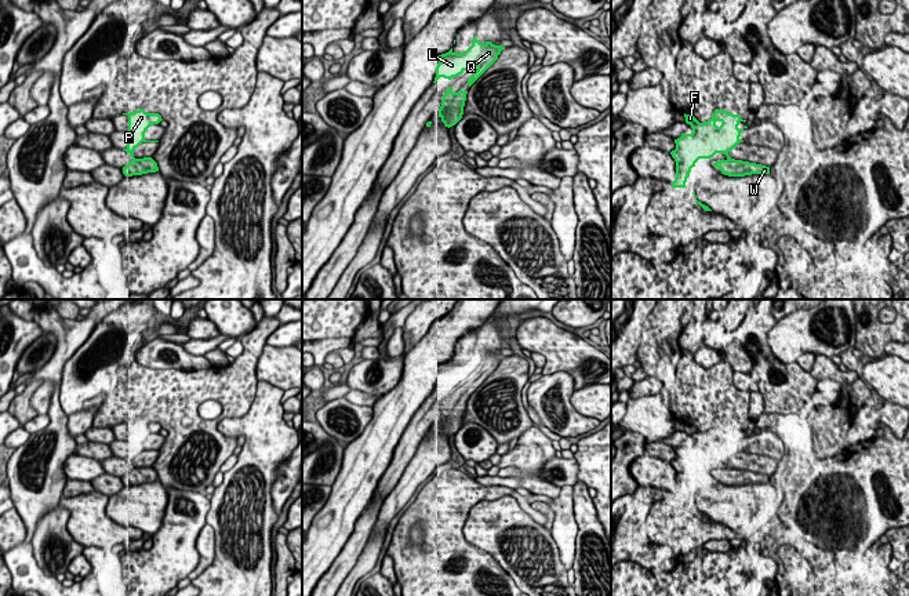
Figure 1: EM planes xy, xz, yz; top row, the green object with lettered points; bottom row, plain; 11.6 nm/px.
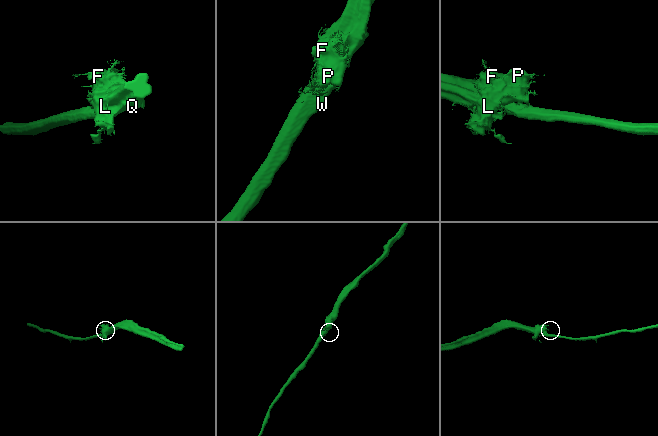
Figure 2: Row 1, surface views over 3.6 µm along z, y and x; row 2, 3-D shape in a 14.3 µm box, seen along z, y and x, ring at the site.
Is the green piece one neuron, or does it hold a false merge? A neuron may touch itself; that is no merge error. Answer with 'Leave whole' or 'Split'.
Leave whole

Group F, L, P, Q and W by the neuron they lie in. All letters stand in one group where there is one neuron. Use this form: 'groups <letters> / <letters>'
groups F L P Q W

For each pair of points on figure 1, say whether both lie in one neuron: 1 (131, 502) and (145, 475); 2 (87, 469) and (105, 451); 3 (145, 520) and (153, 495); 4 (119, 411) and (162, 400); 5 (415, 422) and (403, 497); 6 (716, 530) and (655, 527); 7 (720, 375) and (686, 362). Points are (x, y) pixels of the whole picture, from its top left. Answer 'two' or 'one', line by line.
1: two
2: two
3: one
4: one
5: one
6: one
7: one

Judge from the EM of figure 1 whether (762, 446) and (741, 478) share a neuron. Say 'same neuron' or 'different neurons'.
same neuron

